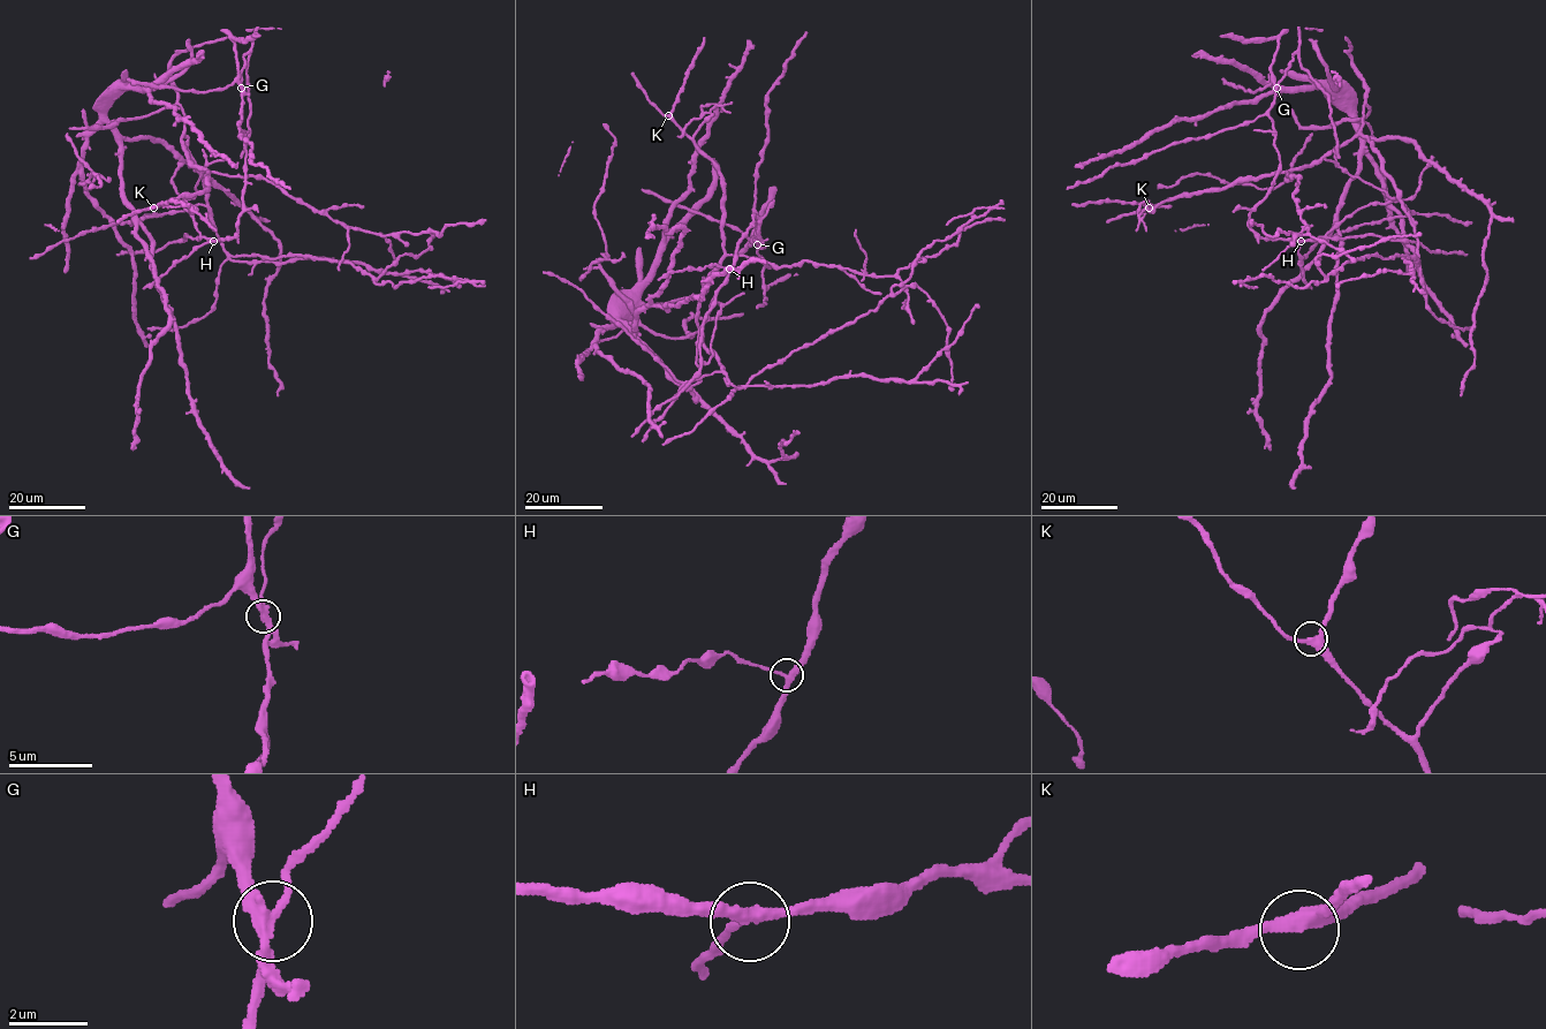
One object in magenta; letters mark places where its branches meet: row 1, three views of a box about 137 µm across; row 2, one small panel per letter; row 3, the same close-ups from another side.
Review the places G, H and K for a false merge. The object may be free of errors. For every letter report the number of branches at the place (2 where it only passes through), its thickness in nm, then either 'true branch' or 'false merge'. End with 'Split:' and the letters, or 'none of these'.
G: 3 | 300 nm | false merge
H: 3 | 280 nm | true branch
K: 3 | 320 nm | true branch
Split: G

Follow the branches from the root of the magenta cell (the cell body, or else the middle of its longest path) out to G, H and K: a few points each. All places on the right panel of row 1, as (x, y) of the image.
G: (1392, 138), (1427, 163), (1412, 198), (1370, 203), (1315, 239), (1262, 239), (1248, 219), (1280, 164), (1277, 88)
H: (1392, 138), (1410, 140), (1427, 163), (1416, 194), (1384, 204), (1370, 203), (1347, 216), (1324, 235), (1301, 241)
K: (1392, 138), (1359, 130), (1365, 104), (1362, 129), (1310, 165), (1149, 207)

